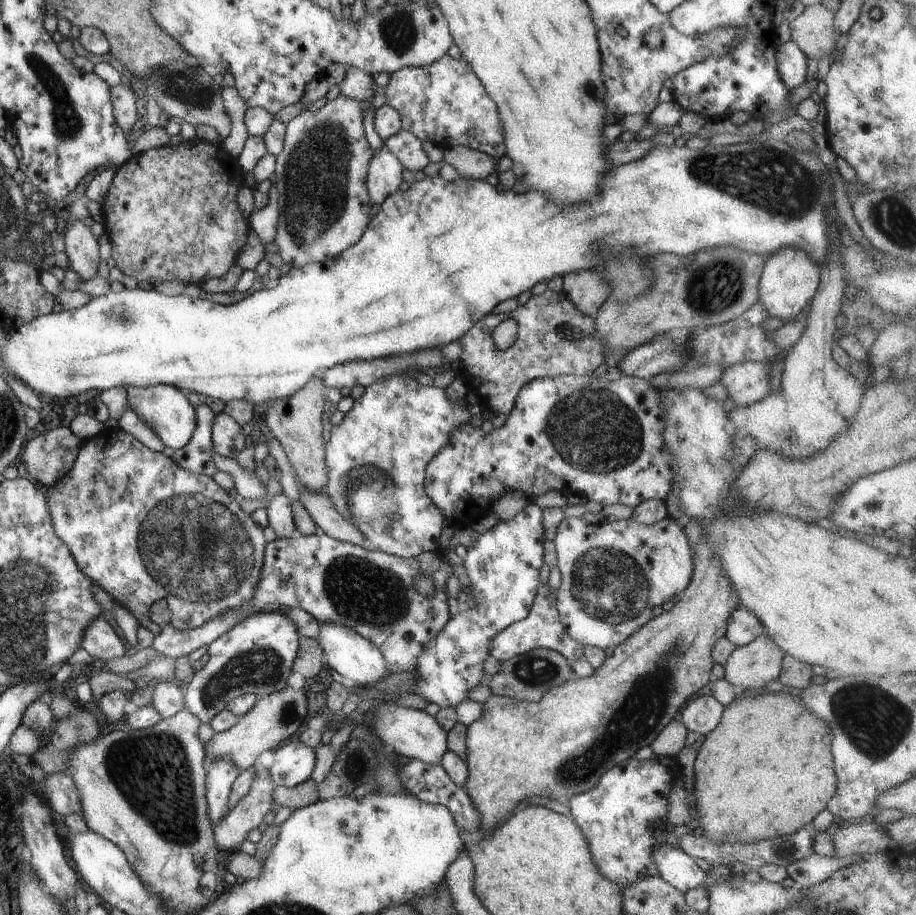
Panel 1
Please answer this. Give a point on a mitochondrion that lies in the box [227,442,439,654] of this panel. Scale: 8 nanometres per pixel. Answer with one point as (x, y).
(357, 588)

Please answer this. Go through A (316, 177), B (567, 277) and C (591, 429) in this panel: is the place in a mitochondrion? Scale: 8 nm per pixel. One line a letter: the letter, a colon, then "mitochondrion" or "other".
A: mitochondrion
B: other
C: mitochondrion

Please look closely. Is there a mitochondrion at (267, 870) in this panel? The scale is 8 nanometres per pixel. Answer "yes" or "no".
no

